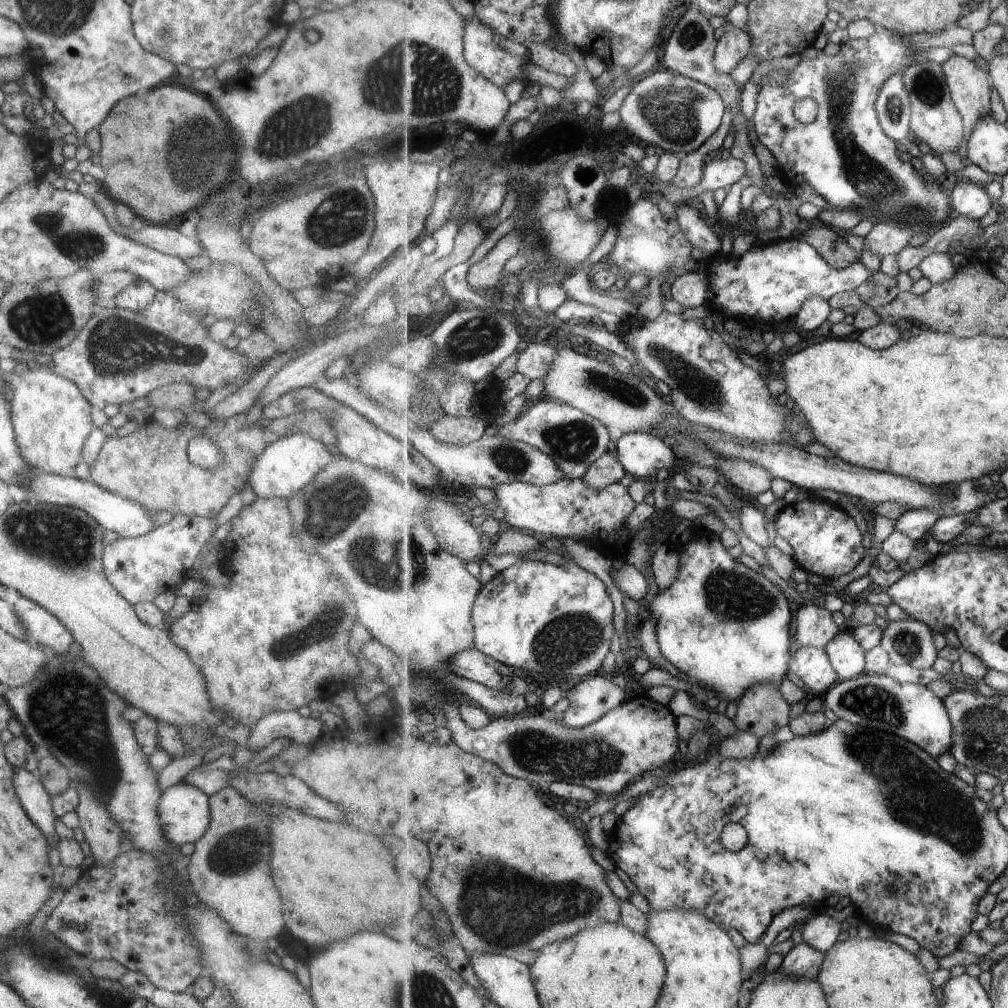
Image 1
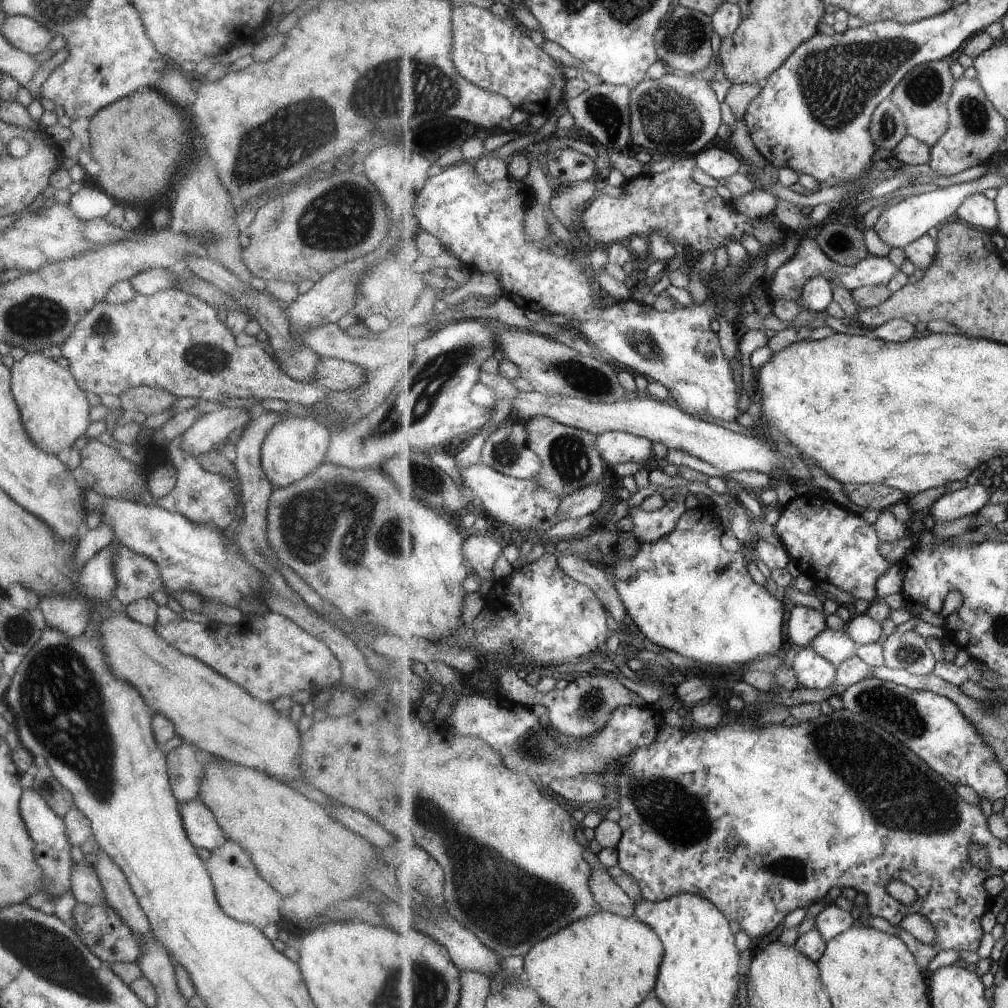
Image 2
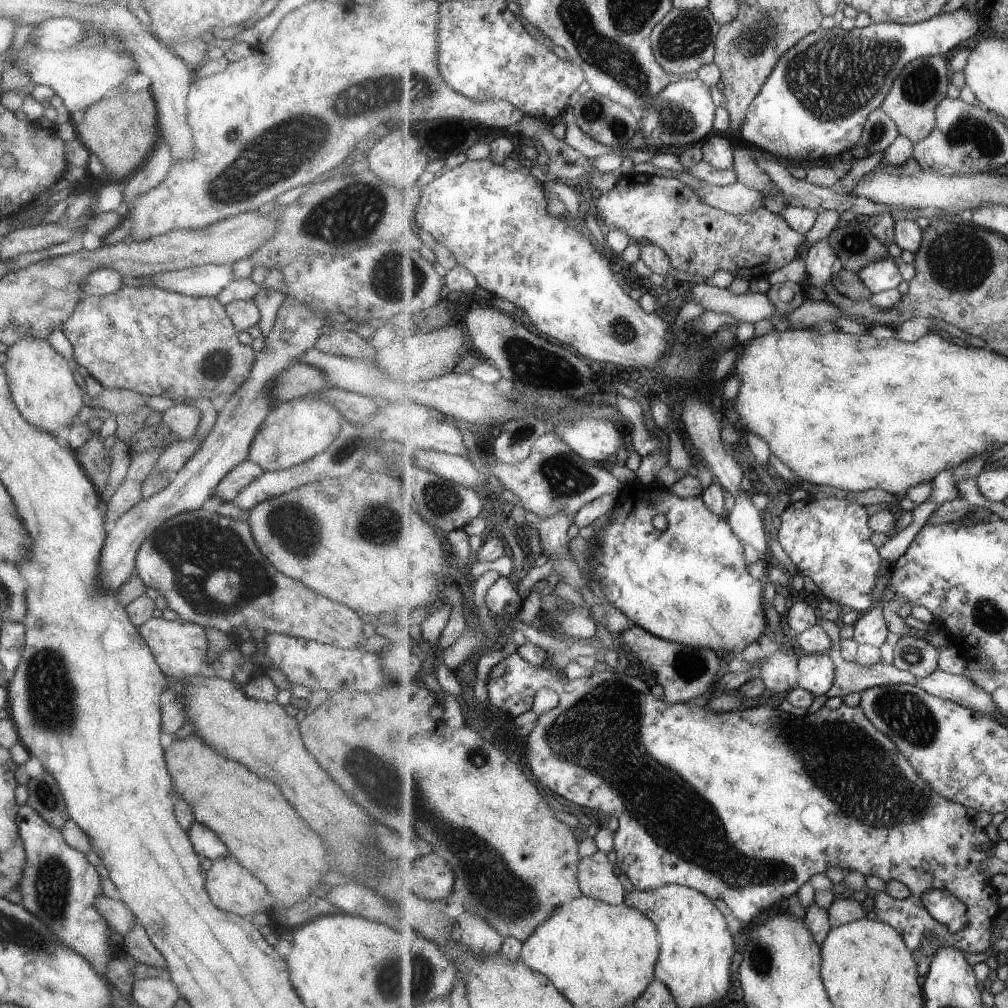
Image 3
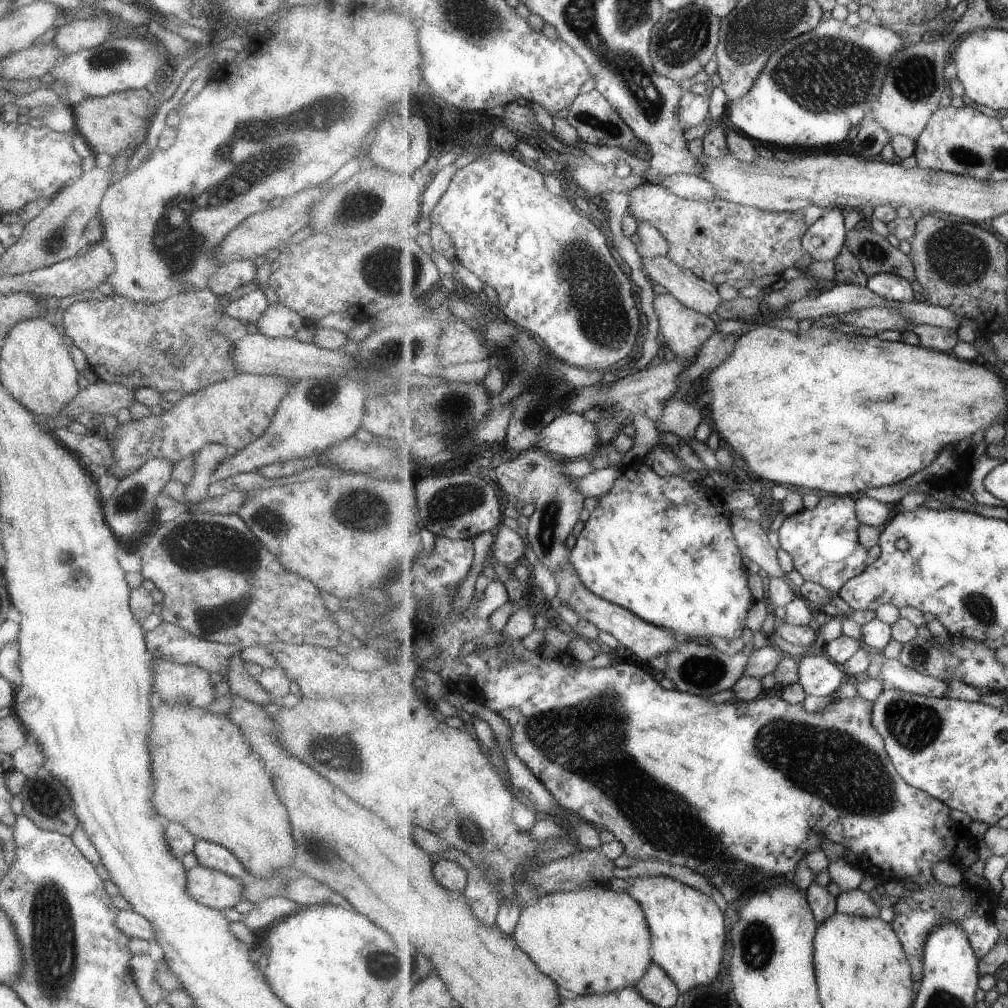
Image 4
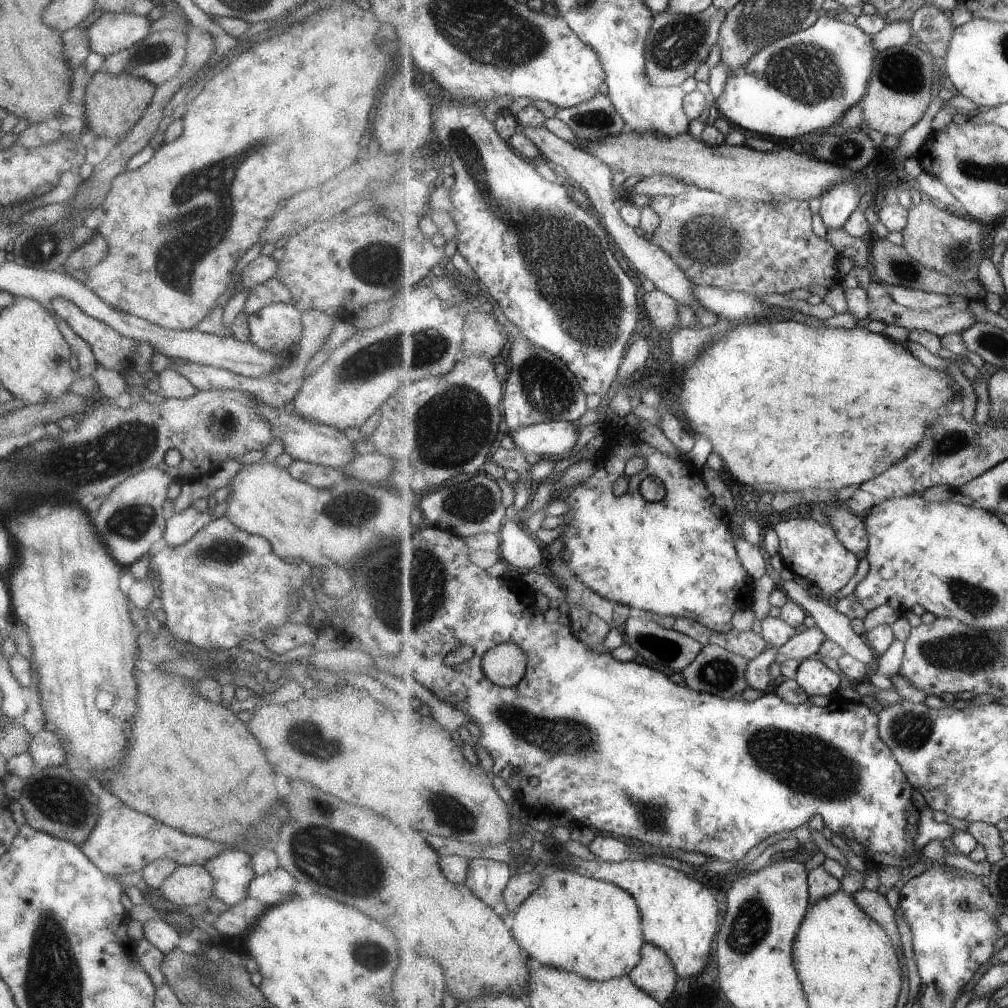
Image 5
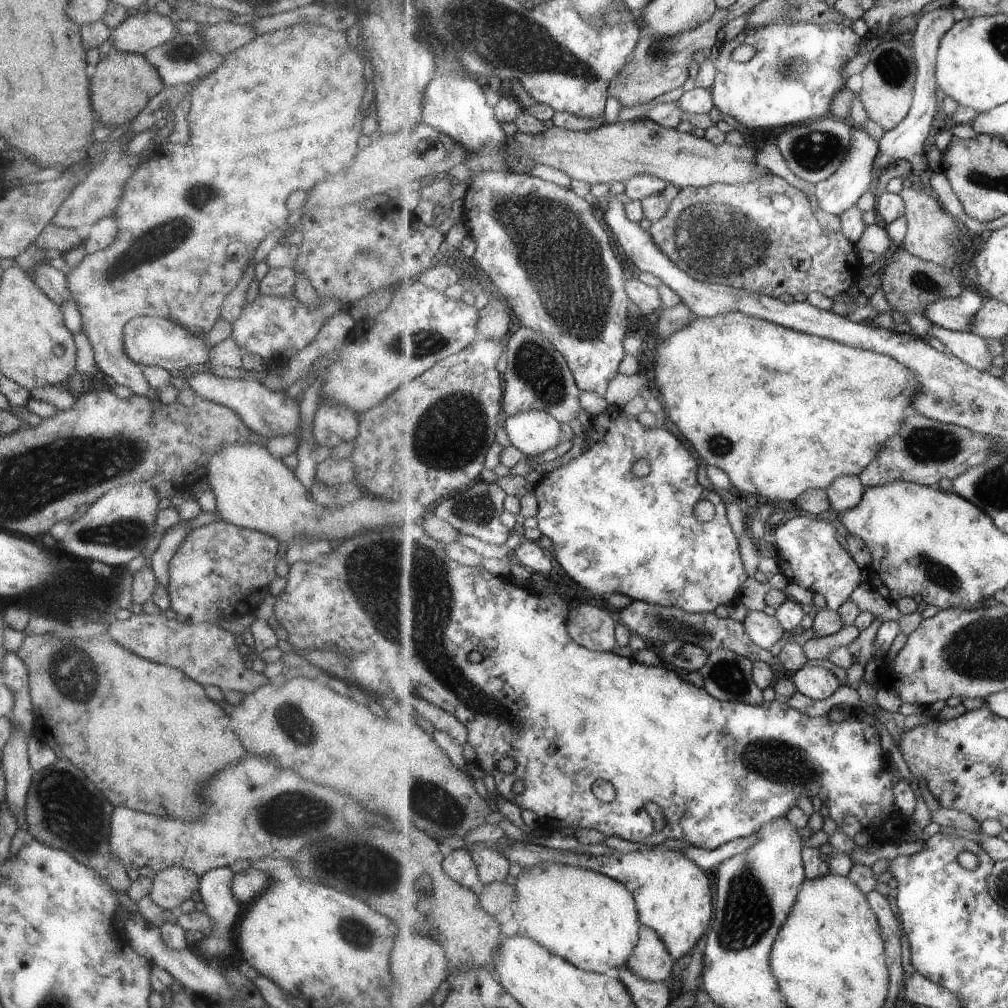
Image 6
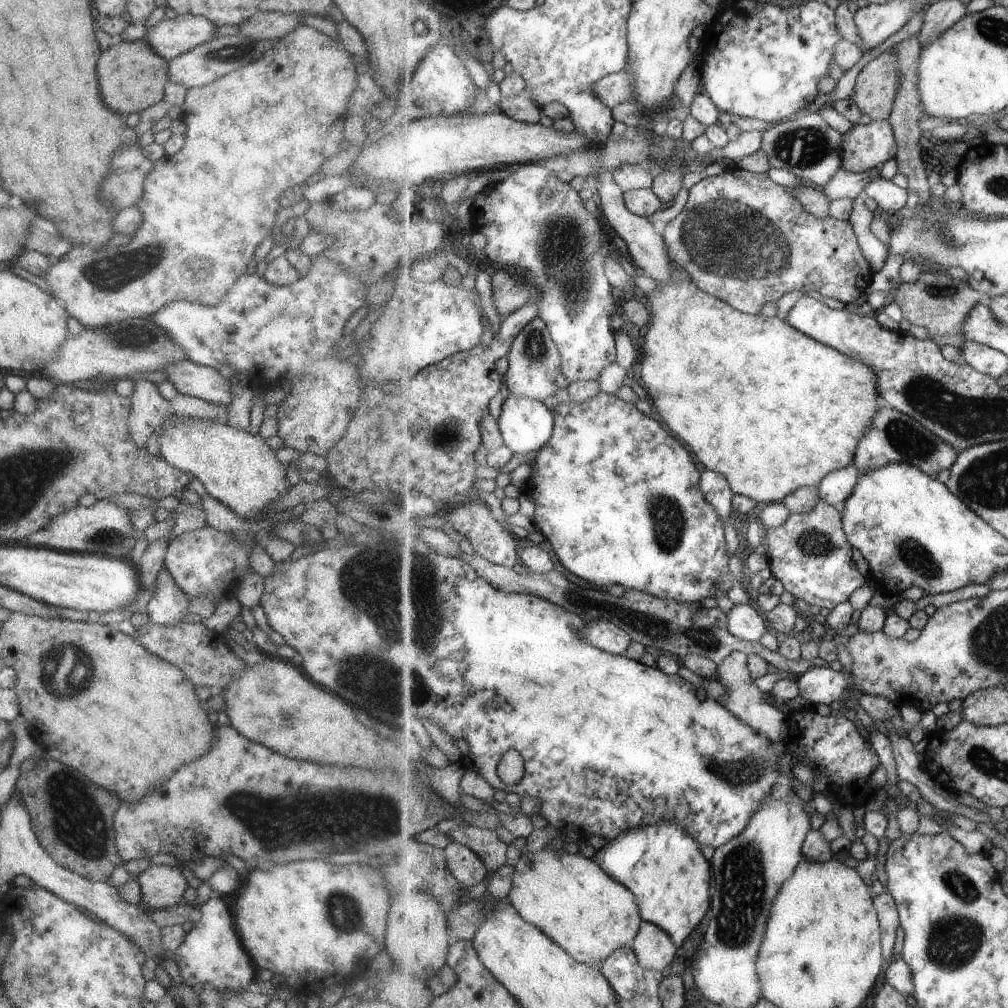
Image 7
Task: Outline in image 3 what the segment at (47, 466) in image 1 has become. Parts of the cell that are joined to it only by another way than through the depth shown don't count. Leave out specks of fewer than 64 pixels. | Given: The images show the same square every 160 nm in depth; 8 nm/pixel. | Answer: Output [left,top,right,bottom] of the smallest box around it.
[2,337,85,435]

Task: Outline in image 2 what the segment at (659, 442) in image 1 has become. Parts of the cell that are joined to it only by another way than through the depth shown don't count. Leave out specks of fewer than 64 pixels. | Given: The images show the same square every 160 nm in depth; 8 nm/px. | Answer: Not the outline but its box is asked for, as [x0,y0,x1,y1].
[596,431,655,468]

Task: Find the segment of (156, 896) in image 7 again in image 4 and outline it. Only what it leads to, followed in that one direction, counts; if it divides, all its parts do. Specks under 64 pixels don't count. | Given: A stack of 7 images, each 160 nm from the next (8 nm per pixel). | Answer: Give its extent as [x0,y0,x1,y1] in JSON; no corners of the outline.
[185,864,245,909]

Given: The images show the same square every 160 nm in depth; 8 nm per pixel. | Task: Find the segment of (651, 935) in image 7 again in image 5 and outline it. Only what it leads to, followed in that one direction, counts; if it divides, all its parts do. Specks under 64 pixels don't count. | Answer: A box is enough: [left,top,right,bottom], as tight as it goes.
[629,944,678,1004]

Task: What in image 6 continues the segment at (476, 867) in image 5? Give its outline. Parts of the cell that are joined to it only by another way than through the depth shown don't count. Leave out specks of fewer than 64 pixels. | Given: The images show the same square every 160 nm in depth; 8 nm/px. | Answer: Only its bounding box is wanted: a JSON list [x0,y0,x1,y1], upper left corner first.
[471,842,512,887]

